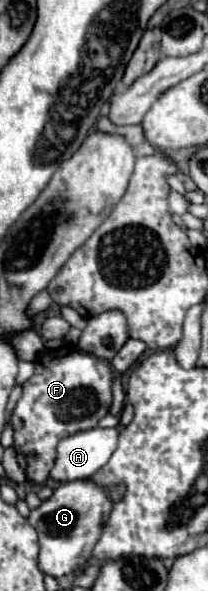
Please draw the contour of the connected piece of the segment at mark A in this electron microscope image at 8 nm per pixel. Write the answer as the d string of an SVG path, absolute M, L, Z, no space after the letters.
M92 428L74 436L62 438L58 444L58 458L50 472L56 482L72 482L90 478L112 456L118 444L116 428Z

